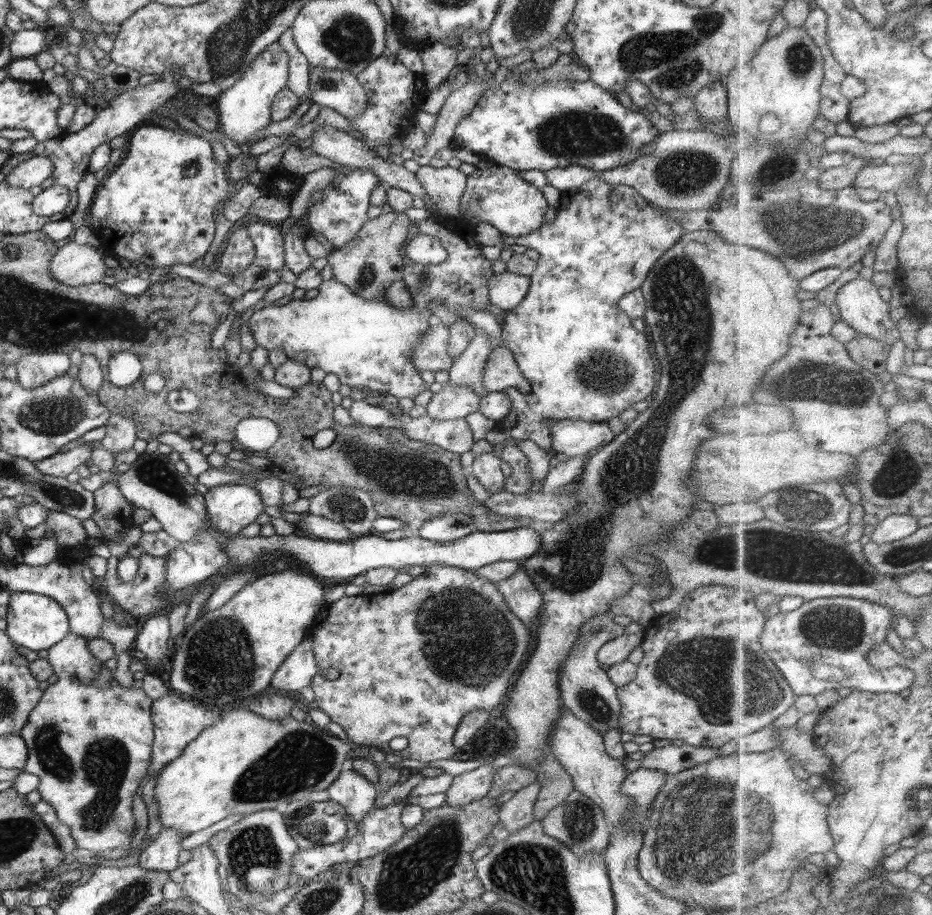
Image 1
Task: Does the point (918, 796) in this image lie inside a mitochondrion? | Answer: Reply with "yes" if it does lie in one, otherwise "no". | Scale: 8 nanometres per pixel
yes

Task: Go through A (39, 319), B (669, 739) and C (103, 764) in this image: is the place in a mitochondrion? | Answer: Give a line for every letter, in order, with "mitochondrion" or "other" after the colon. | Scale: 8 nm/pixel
A: mitochondrion
B: other
C: mitochondrion

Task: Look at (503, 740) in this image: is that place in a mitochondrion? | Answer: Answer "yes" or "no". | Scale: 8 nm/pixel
no

